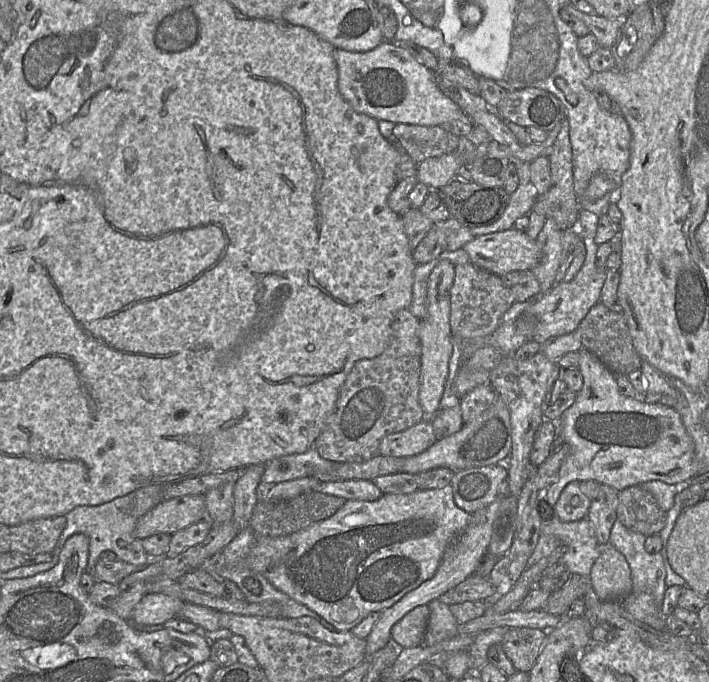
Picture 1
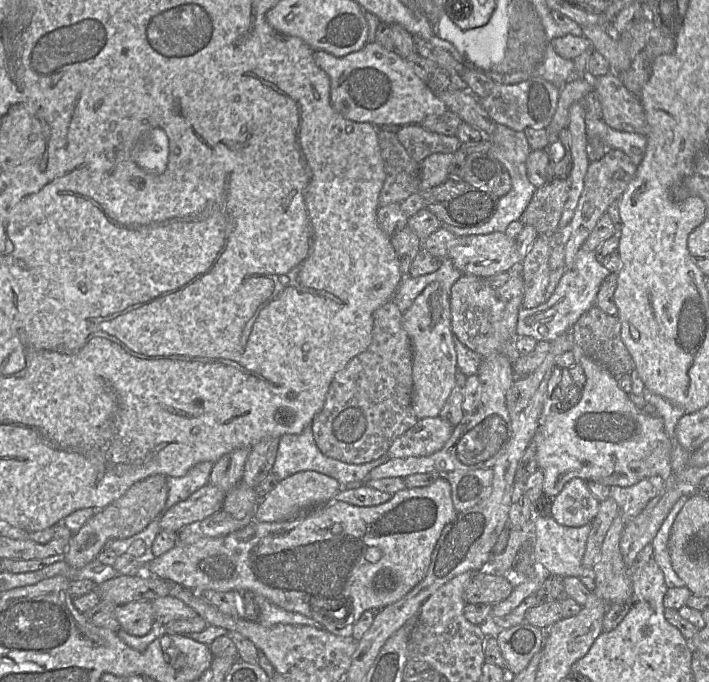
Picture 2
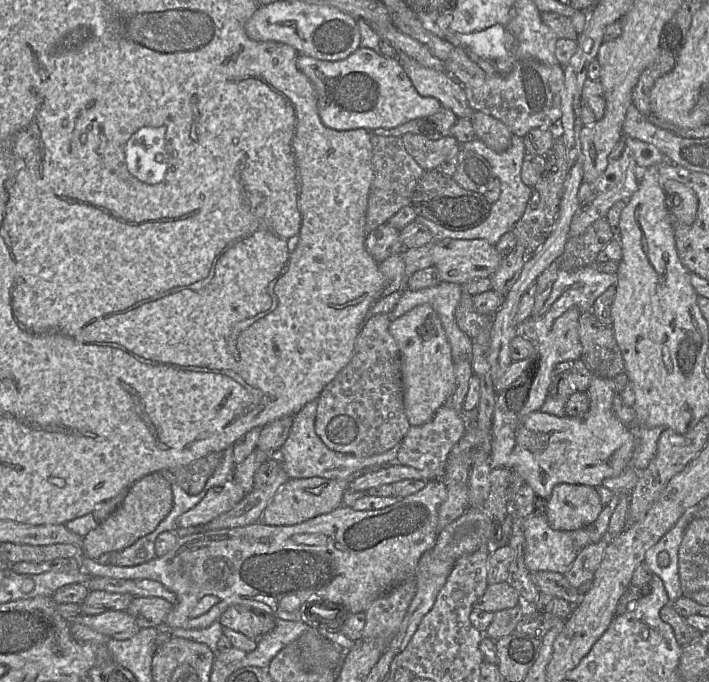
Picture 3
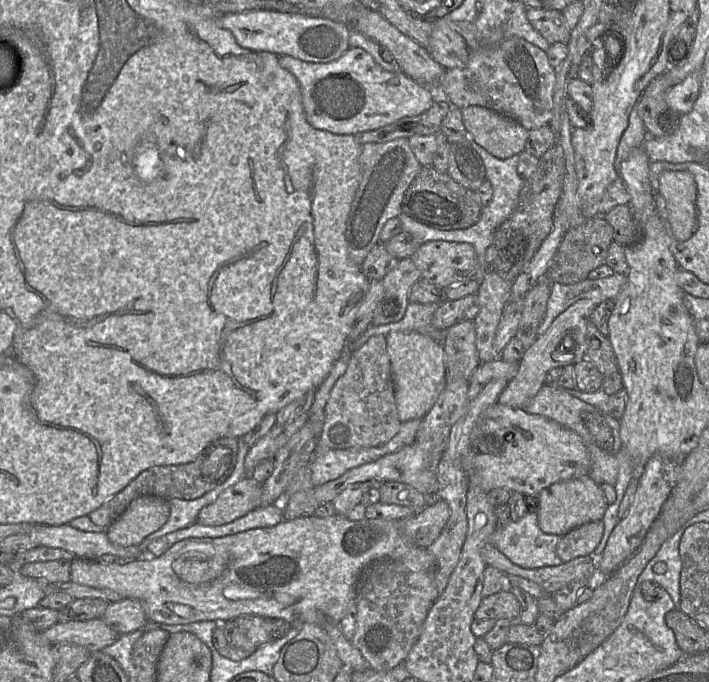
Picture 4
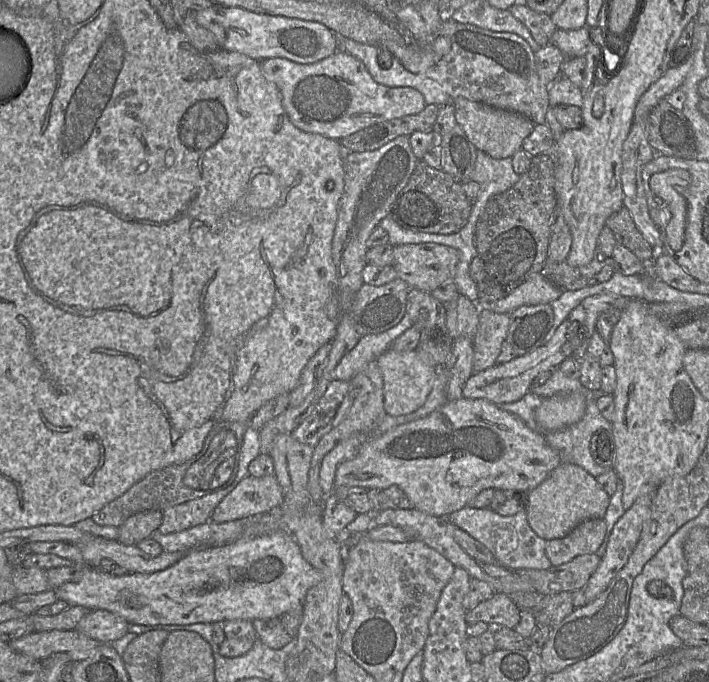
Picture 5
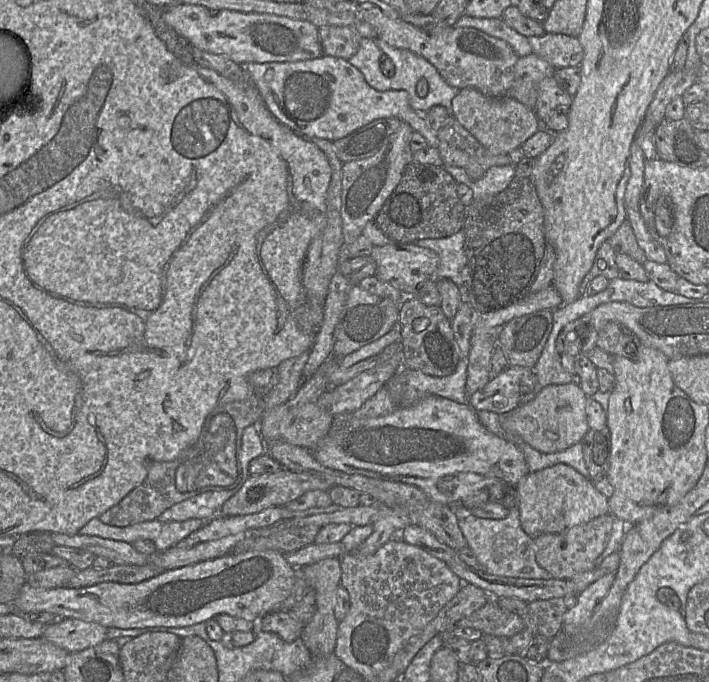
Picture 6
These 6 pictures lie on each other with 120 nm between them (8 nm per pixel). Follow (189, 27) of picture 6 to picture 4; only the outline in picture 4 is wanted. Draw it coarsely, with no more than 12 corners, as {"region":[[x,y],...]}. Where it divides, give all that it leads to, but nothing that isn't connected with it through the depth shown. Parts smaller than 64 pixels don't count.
{"region":[[275,10],[221,14],[243,48],[328,63],[350,29]]}

